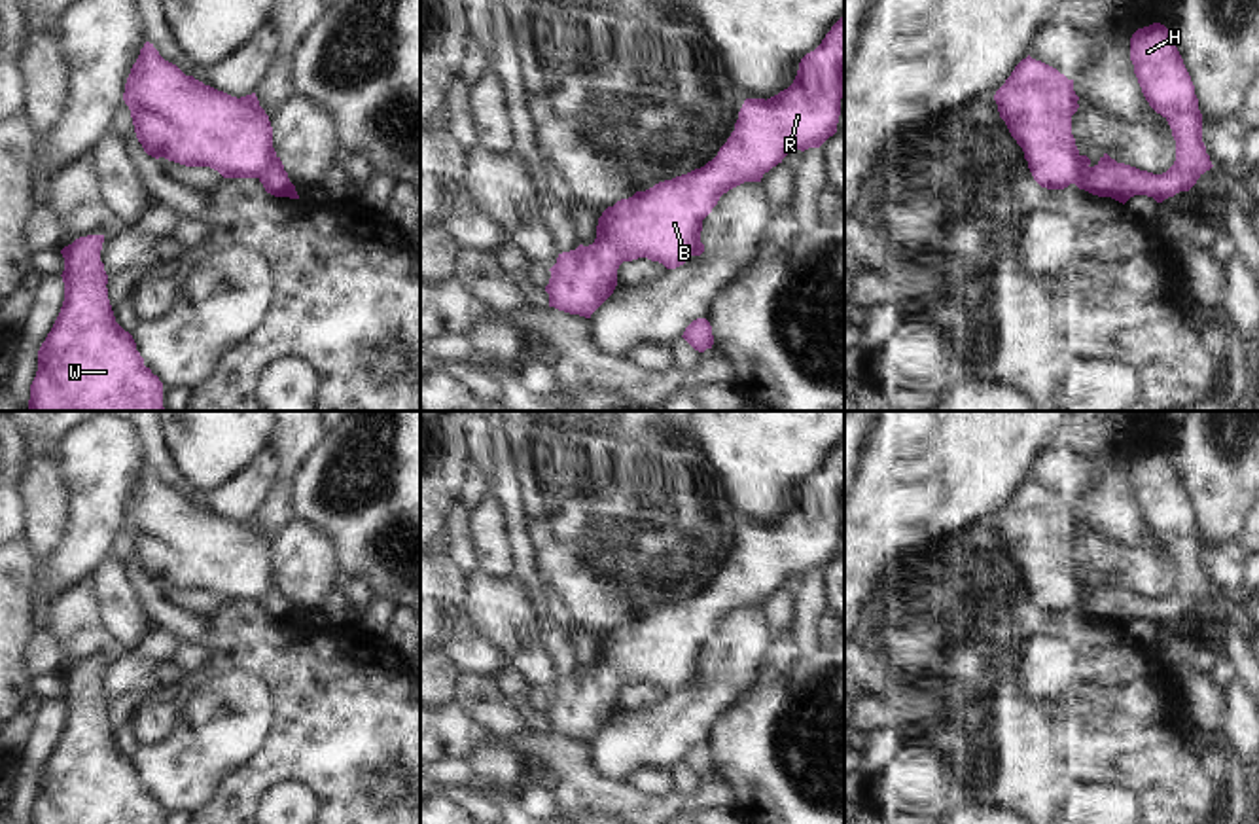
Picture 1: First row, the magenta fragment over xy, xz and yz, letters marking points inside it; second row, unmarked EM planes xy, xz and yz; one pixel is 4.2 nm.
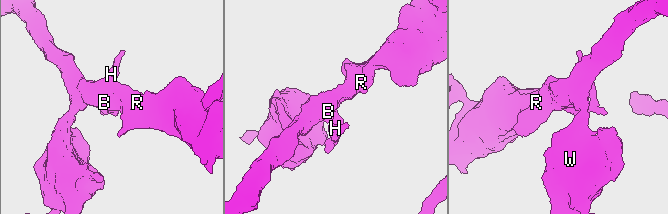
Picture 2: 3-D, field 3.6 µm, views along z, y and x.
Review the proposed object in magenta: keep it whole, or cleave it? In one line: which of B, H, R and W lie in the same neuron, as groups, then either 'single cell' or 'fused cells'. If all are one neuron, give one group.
B R W / H | fused cells

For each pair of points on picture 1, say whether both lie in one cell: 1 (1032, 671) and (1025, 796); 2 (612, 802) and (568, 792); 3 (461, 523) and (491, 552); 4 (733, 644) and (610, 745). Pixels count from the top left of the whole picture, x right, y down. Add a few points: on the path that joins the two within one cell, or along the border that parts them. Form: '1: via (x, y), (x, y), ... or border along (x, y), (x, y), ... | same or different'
1: border along (1021, 654), (1023, 694), (1036, 701), (1074, 696) | different
2: via (601, 794), (580, 792) | same
3: border along (468, 514), (468, 537), (478, 569) | different
4: via (718, 680), (665, 734), (646, 739) | same

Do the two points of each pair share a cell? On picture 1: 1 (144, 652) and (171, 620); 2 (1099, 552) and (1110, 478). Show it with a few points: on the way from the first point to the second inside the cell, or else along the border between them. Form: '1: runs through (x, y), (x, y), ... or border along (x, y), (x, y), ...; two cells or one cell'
1: border along (154, 626), (175, 637); two cells
2: border along (1080, 521), (1097, 527), (1116, 540), (1136, 546); two cells

